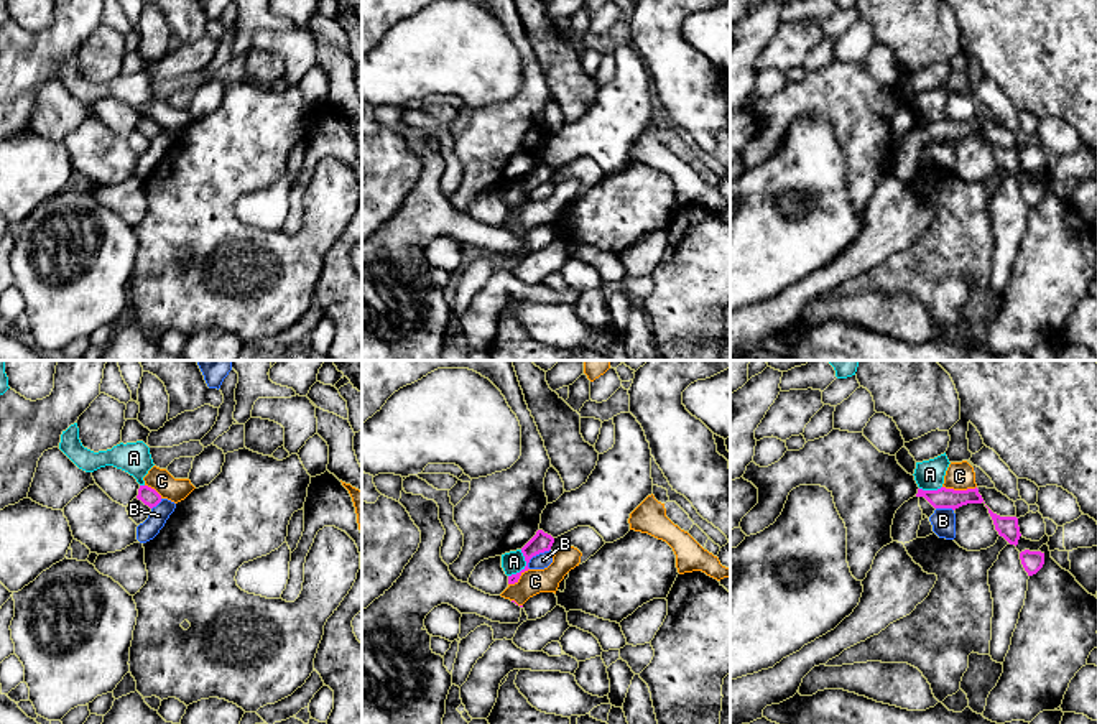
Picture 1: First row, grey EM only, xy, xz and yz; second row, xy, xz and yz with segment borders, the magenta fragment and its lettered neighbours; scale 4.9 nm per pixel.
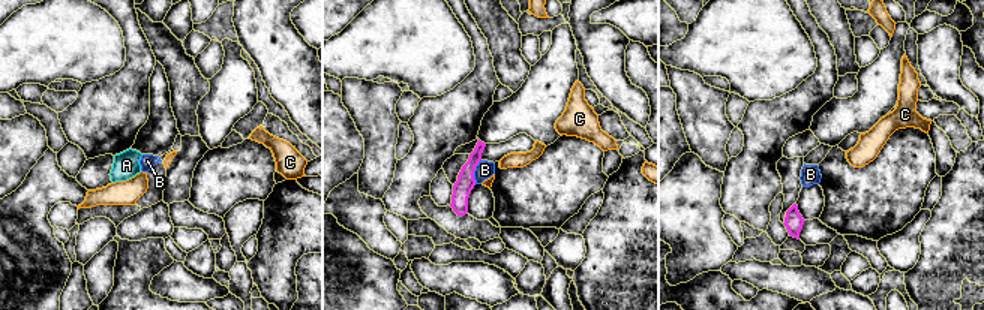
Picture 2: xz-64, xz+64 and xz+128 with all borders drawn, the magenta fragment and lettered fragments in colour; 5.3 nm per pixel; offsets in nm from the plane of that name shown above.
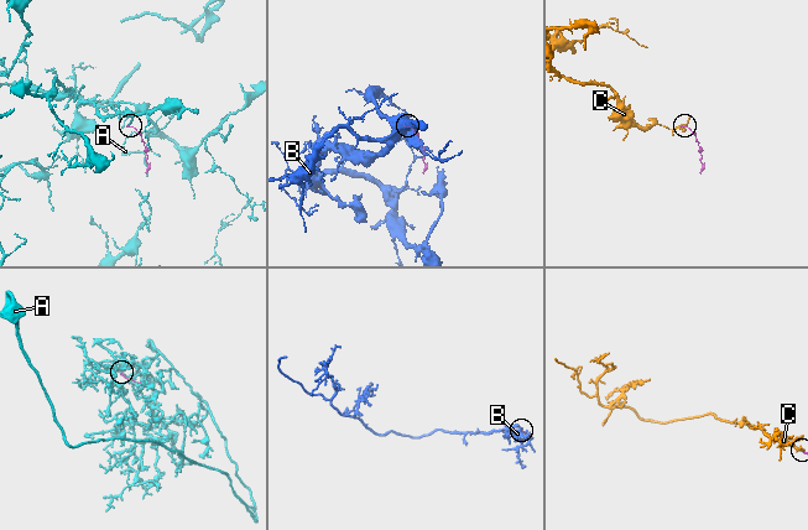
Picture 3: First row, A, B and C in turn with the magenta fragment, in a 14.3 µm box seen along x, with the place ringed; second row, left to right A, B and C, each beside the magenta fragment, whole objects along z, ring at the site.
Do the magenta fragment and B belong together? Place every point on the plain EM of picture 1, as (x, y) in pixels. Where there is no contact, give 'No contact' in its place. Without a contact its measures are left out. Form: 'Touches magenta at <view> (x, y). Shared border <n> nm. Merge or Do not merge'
Touches magenta at xz (536, 185). Shared border 150 nm. Do not merge

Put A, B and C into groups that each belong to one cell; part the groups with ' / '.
A / B / C

